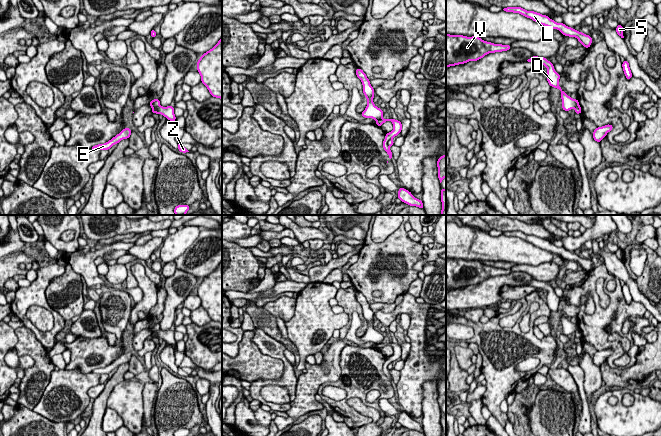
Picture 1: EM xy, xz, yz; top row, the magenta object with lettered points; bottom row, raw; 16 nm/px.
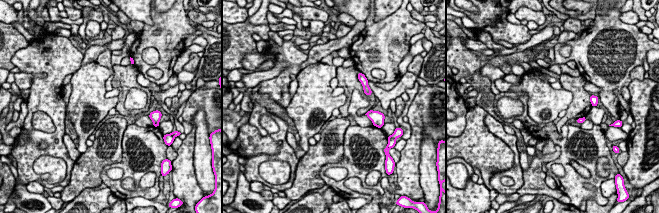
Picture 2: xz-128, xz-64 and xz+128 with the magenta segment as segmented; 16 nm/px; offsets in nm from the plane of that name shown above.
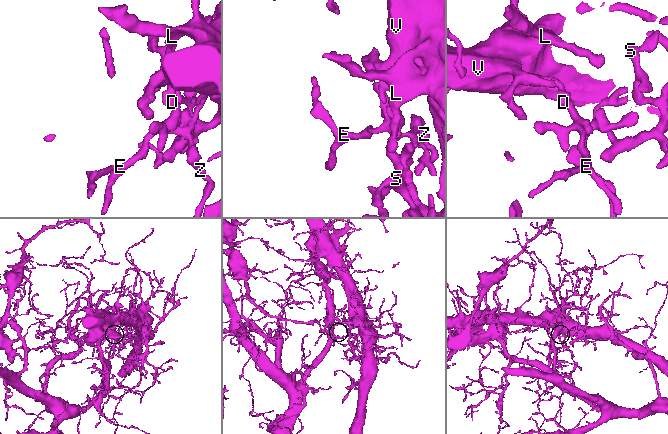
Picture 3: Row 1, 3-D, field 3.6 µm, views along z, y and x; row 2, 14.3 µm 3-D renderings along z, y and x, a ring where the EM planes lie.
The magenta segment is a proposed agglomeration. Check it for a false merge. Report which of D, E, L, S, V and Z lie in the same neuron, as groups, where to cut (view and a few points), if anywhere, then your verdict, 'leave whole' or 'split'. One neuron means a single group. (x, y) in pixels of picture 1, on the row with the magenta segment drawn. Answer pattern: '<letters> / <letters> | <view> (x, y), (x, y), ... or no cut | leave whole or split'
D E L S V / Z | xy (159, 105), (152, 108) | split

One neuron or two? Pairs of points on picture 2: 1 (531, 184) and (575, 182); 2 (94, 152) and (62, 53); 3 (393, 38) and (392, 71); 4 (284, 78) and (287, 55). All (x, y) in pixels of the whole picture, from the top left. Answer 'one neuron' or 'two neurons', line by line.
1: two neurons
2: two neurons
3: one neuron
4: one neuron

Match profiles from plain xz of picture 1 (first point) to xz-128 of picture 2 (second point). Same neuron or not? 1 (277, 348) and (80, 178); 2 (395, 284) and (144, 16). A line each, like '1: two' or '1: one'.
1: two
2: two

